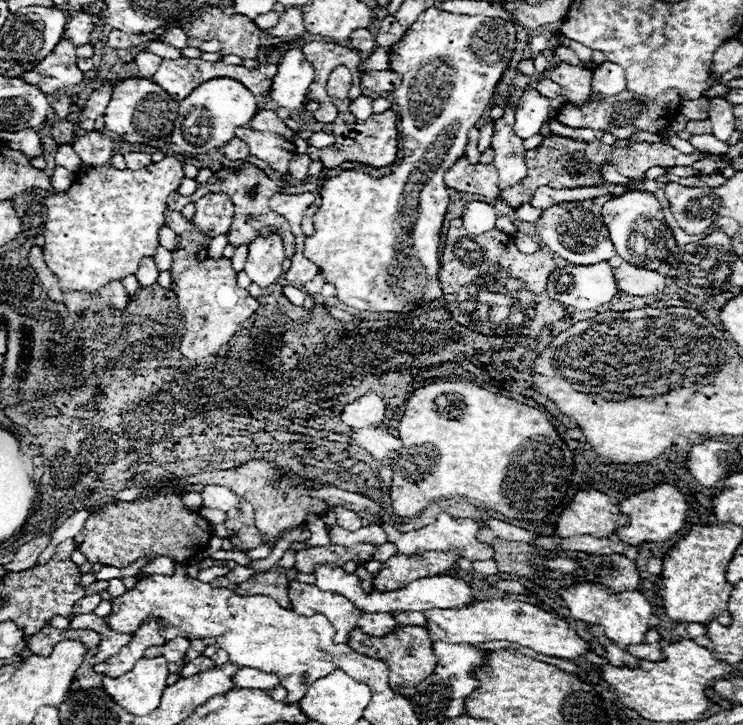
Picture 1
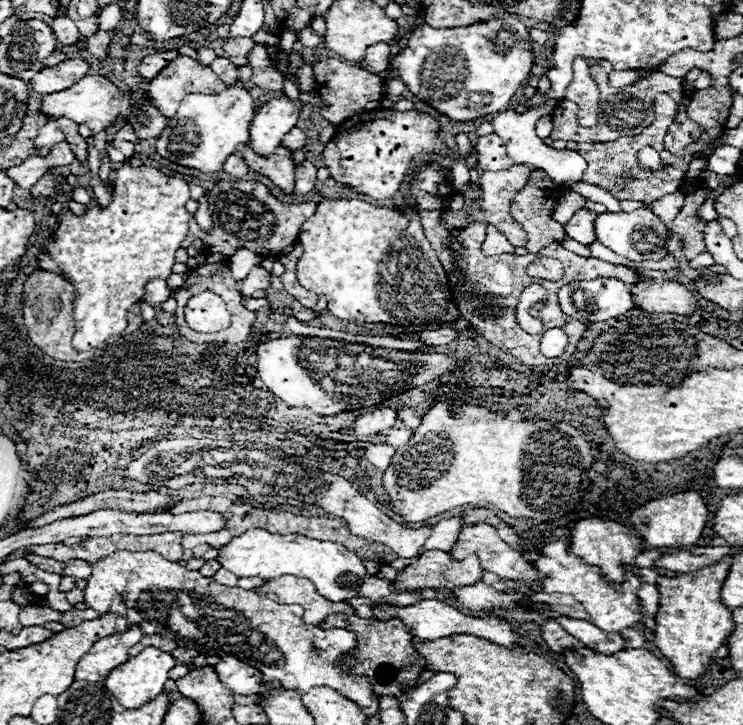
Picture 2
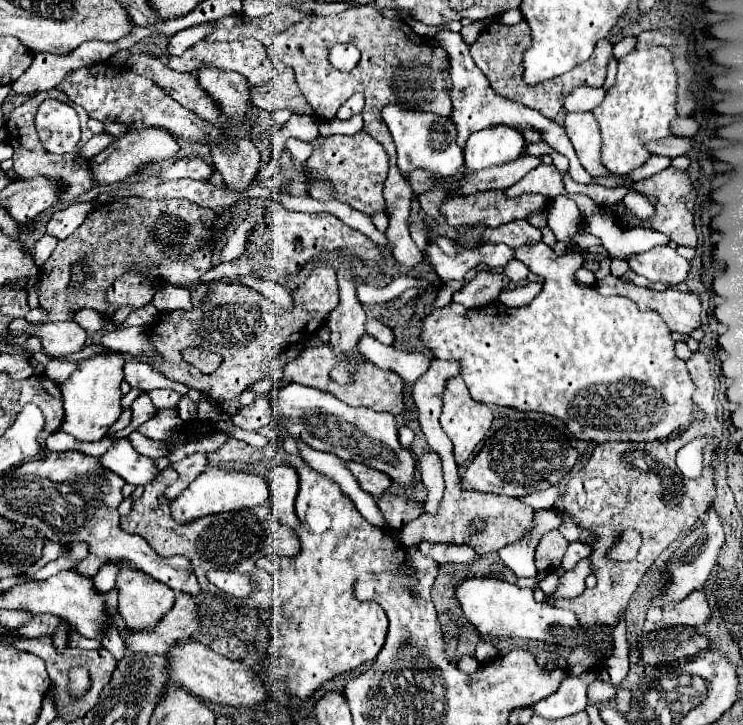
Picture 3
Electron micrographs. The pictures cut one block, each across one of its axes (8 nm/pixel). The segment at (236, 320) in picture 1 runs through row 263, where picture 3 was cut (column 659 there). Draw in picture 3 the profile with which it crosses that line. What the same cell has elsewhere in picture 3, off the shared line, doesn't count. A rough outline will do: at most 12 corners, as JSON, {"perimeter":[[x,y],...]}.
{"perimeter":[[666,168],[636,182],[658,198],[654,230],[696,246],[696,188],[686,170]]}

